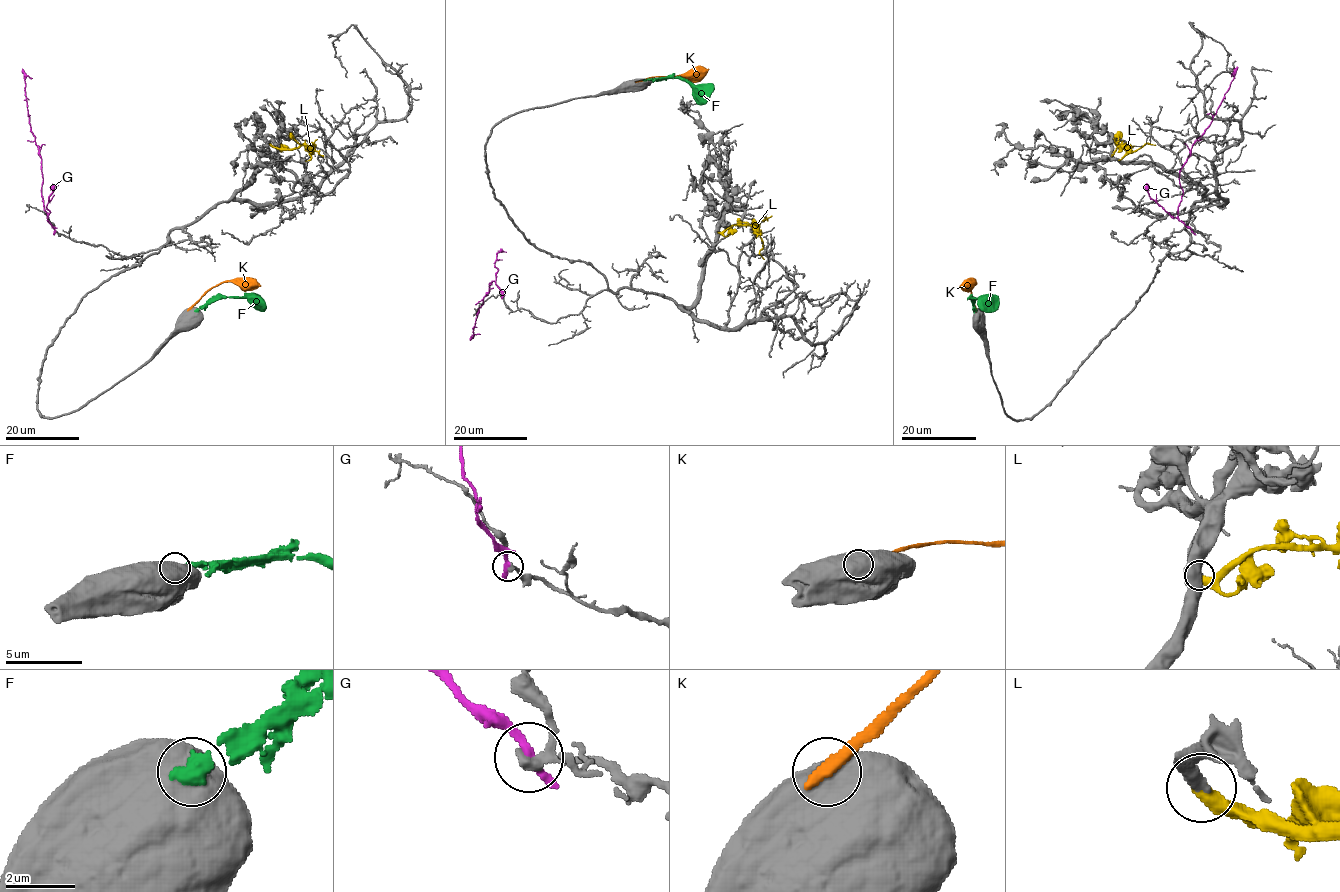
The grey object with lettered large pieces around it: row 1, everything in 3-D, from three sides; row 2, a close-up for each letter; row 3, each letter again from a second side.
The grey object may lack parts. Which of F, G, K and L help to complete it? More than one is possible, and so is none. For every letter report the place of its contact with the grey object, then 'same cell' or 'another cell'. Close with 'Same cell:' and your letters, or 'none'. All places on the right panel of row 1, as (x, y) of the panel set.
F: (974, 311) | another cell
G: (1192, 231) | another cell
K: (976, 310) | another cell
L: (1128, 143) | same cell
Same cell: L

